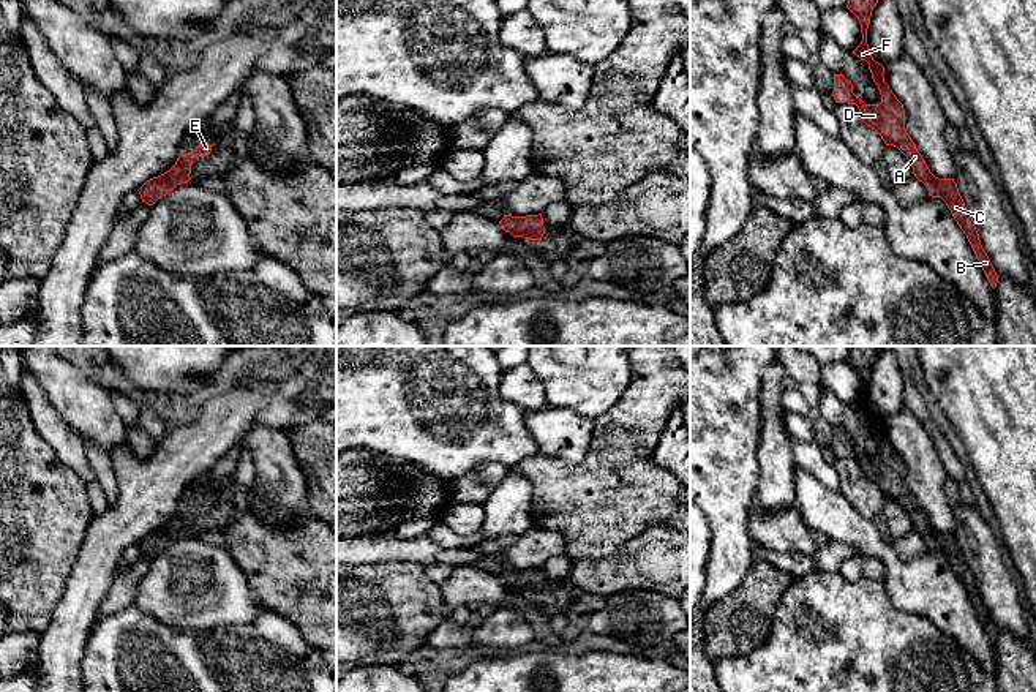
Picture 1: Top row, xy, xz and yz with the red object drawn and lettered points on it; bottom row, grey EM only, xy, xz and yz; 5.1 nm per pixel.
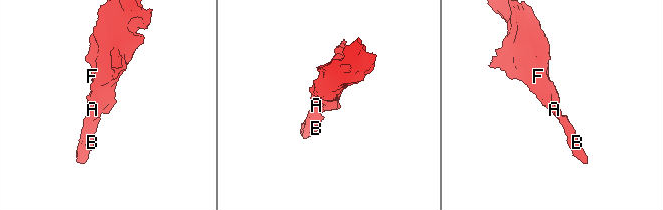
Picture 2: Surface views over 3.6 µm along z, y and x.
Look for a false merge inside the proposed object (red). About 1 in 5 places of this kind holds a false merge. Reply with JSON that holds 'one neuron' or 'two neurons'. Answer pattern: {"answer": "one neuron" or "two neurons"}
{"answer": "one neuron"}

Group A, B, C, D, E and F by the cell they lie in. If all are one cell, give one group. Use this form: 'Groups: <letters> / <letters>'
Groups: A B C D E F

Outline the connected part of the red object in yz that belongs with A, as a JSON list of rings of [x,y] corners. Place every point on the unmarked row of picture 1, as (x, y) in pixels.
[[[850,346],[846,362],[858,371],[861,378],[862,395],[853,404],[856,411],[869,417],[873,436],[878,439],[881,457],[865,458],[859,450],[853,447],[853,438],[843,428],[834,428],[834,446],[835,457],[856,458],[862,476],[875,483],[886,499],[897,501],[910,515],[914,531],[929,542],[929,550],[941,551],[951,564],[954,574],[967,589],[990,640],[995,643],[998,629],[984,605],[974,575],[968,567],[965,556],[959,547],[954,532],[935,531],[925,518],[922,509],[918,506],[916,498],[911,495],[905,483],[905,463],[903,458],[892,447],[889,439],[884,436],[884,420],[873,414],[867,398],[867,382],[870,378],[872,365],[878,354],[886,346]]]

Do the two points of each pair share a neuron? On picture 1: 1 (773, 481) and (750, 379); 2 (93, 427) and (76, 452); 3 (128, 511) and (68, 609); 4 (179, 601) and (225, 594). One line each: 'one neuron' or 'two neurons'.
1: two neurons
2: two neurons
3: one neuron
4: one neuron

